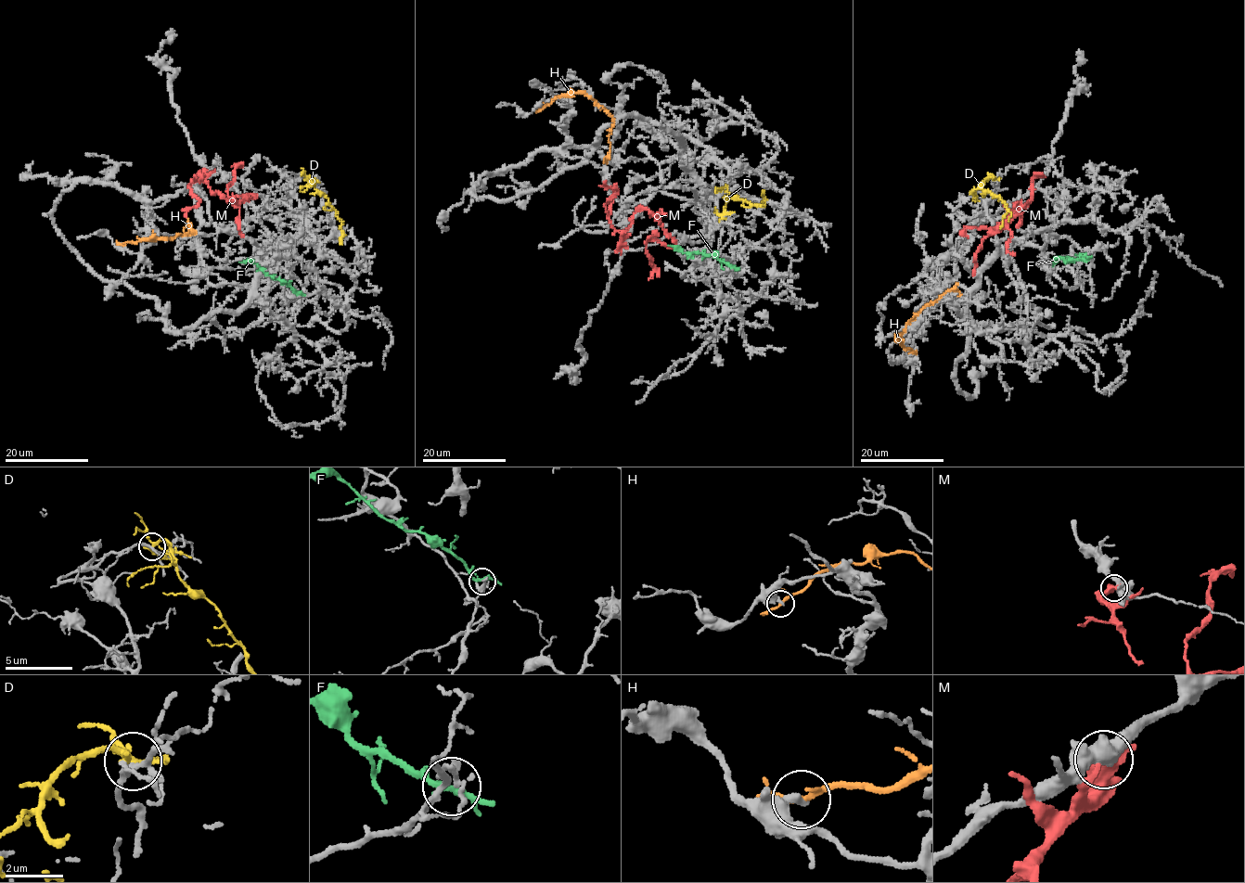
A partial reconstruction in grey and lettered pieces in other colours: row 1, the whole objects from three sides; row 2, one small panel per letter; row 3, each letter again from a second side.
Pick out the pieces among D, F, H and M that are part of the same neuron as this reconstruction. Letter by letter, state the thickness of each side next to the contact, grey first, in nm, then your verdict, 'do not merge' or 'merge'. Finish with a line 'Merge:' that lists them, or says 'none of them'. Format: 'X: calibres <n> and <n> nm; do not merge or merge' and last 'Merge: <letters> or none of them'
D: calibres 180 and 190 nm; do not merge
F: calibres 150 and 180 nm; do not merge
H: calibres 320 and 160 nm; do not merge
M: calibres 550 and 360 nm; do not merge
Merge: none of them

